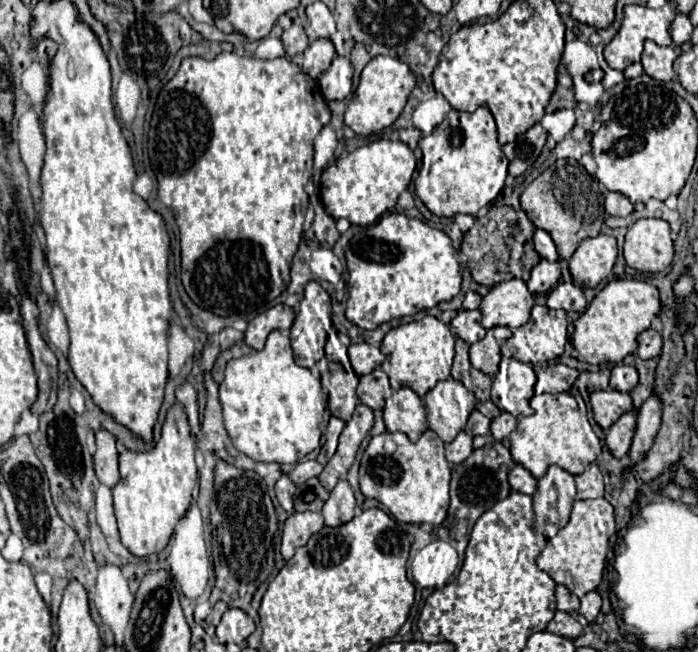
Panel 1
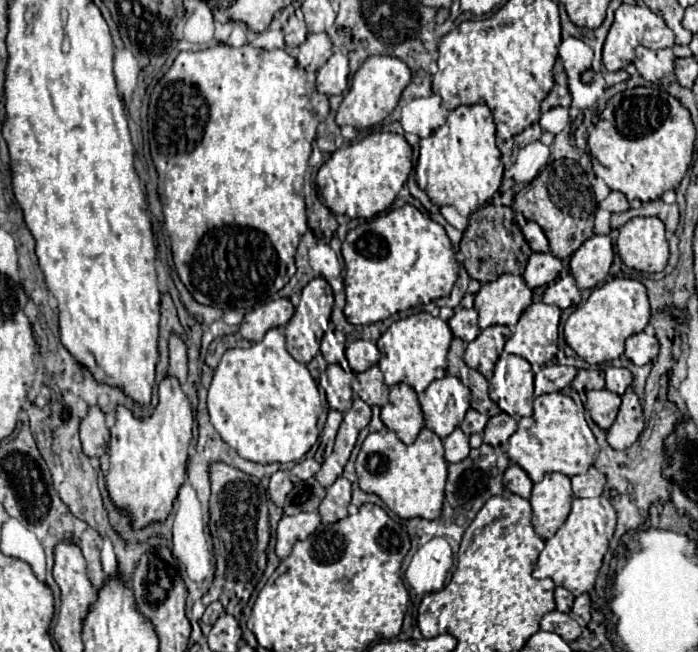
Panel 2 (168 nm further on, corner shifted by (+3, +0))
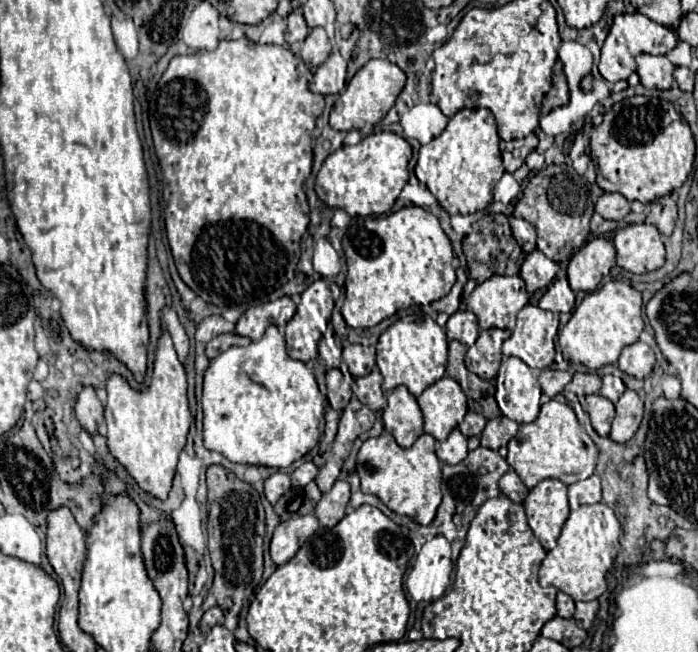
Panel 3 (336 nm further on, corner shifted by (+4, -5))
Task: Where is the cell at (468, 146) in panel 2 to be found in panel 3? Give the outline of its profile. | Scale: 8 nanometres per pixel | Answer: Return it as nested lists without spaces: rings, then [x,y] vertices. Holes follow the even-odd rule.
[[[461,109],[451,119],[445,131],[431,143],[423,145],[415,165],[415,175],[435,195],[439,205],[449,215],[467,215],[483,211],[493,199],[493,187],[505,173],[497,123],[489,109]]]

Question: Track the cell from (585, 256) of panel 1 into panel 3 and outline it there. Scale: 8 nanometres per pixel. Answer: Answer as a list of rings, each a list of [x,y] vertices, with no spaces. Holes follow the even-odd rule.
[[[595,237],[587,241],[569,261],[567,277],[571,289],[577,291],[595,291],[597,285],[609,275],[609,269],[615,265],[615,247],[611,241]]]

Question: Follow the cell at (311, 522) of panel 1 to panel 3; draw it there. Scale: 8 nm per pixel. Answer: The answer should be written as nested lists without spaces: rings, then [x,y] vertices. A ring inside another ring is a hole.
[[[315,515],[281,521],[273,531],[273,539],[269,547],[273,563],[283,565],[289,559],[293,559],[299,547],[307,541],[307,537],[311,537],[317,531],[317,527],[319,527],[319,521]]]

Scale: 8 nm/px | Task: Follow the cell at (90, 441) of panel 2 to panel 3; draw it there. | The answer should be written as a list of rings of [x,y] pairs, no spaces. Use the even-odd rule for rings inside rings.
[[[89,385],[81,389],[77,403],[75,403],[75,415],[81,427],[85,427],[91,435],[97,433],[99,423],[103,421],[103,405],[95,393],[95,387]]]

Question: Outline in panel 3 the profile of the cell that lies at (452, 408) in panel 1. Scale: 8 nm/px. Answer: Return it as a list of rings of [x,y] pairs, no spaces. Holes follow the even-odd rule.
[[[441,377],[427,387],[417,397],[417,403],[425,417],[425,433],[437,441],[445,441],[467,413],[467,397],[461,385],[451,377]]]

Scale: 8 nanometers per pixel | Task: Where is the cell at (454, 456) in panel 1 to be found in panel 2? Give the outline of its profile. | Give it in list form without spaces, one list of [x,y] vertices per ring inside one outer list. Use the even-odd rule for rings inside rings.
[[[456,428],[446,440],[444,440],[444,450],[446,450],[446,460],[448,462],[462,462],[470,454],[468,446],[468,436]]]

